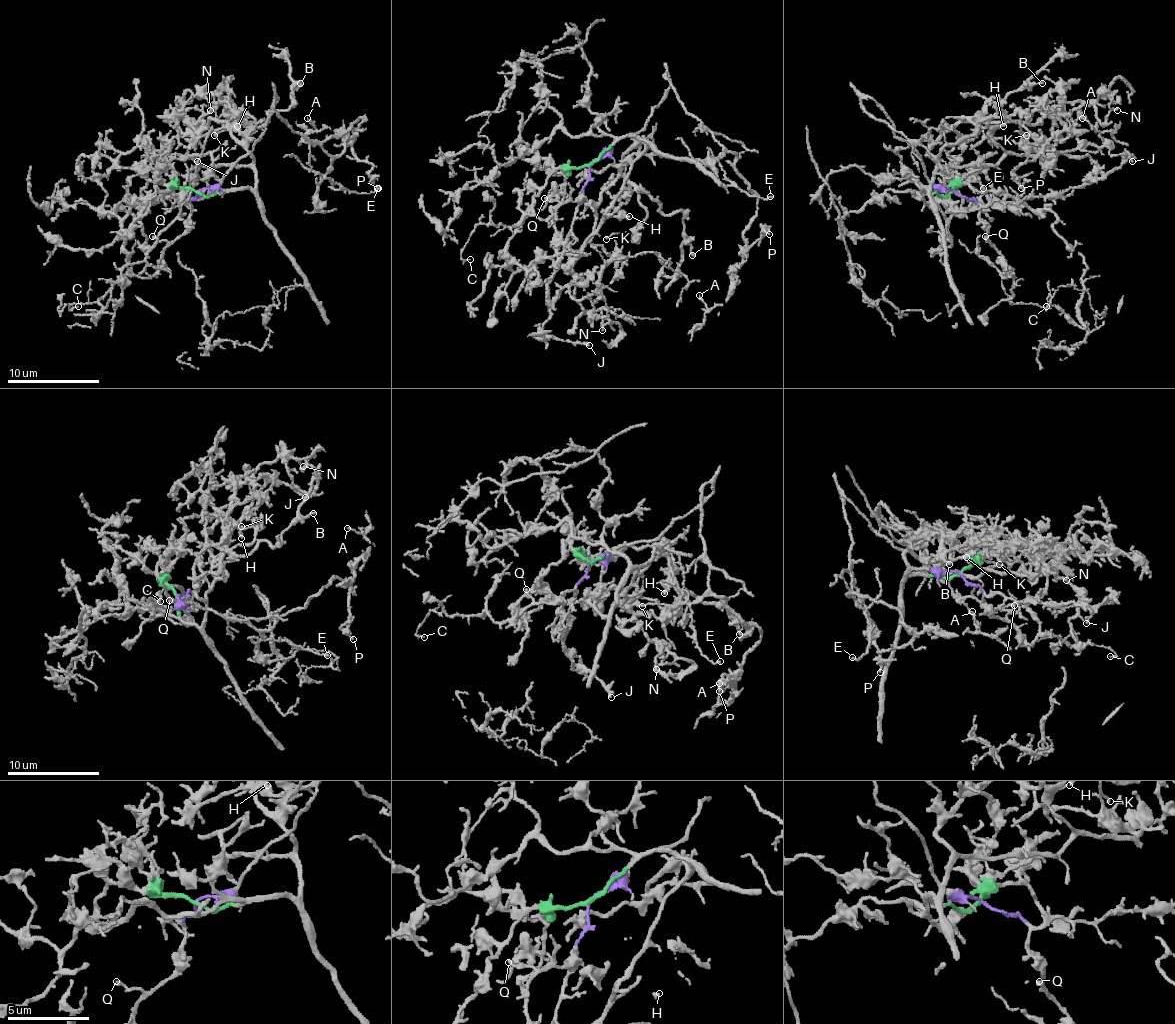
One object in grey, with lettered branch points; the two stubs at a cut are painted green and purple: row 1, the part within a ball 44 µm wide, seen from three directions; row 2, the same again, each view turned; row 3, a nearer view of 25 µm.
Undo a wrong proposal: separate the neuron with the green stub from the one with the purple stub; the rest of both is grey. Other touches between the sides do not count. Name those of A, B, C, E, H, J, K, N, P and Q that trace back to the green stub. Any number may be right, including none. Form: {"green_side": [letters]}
{"green_side": ["B", "H", "K", "N"]}

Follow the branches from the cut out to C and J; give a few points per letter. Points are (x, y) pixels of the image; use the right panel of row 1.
C: (953, 193), (980, 207), (980, 223), (1005, 273), (1001, 275), (1010, 275), (1010, 303), (1047, 305)
J: (953, 193), (989, 204), (994, 200), (1022, 202), (1026, 197), (1054, 197), (1118, 167), (1125, 154), (1132, 161)

